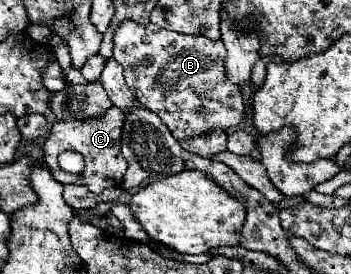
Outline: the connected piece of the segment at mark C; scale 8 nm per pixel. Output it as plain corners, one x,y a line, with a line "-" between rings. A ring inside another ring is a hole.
111,106
105,114
87,120
57,120
43,146
45,164
49,164
53,178
61,184
83,184
95,194
111,186
121,186
123,174
127,170
127,160
121,154
121,124
123,124
123,112
117,106
-
63,150
79,152
85,158
85,170
79,174
61,170
57,164
57,156

